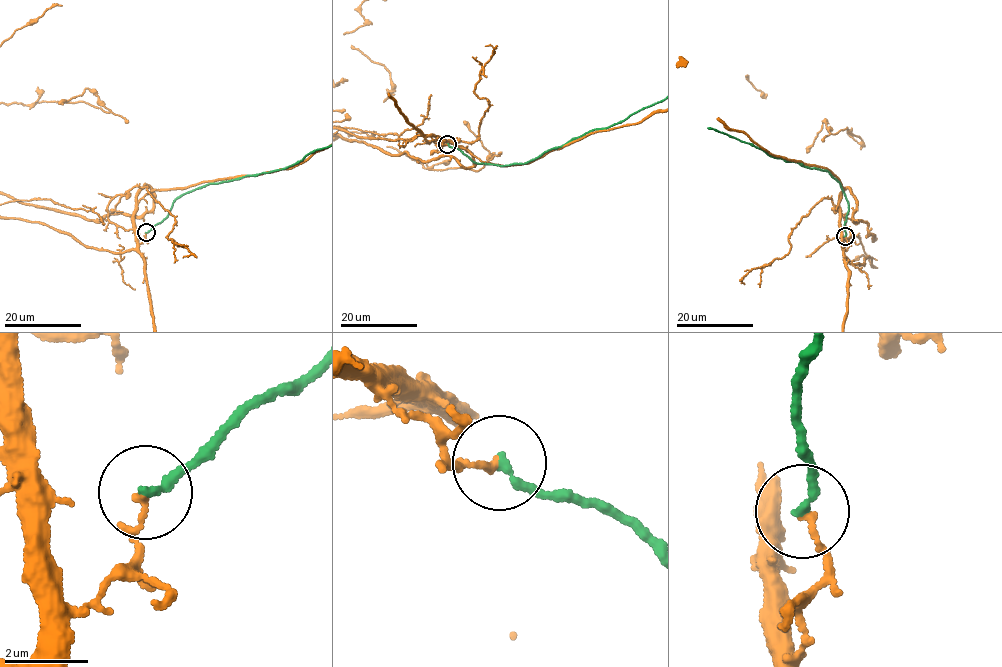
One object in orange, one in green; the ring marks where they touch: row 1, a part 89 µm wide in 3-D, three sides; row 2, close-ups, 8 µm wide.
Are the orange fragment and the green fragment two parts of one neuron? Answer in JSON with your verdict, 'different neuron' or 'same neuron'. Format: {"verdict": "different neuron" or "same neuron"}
{"verdict": "different neuron"}

